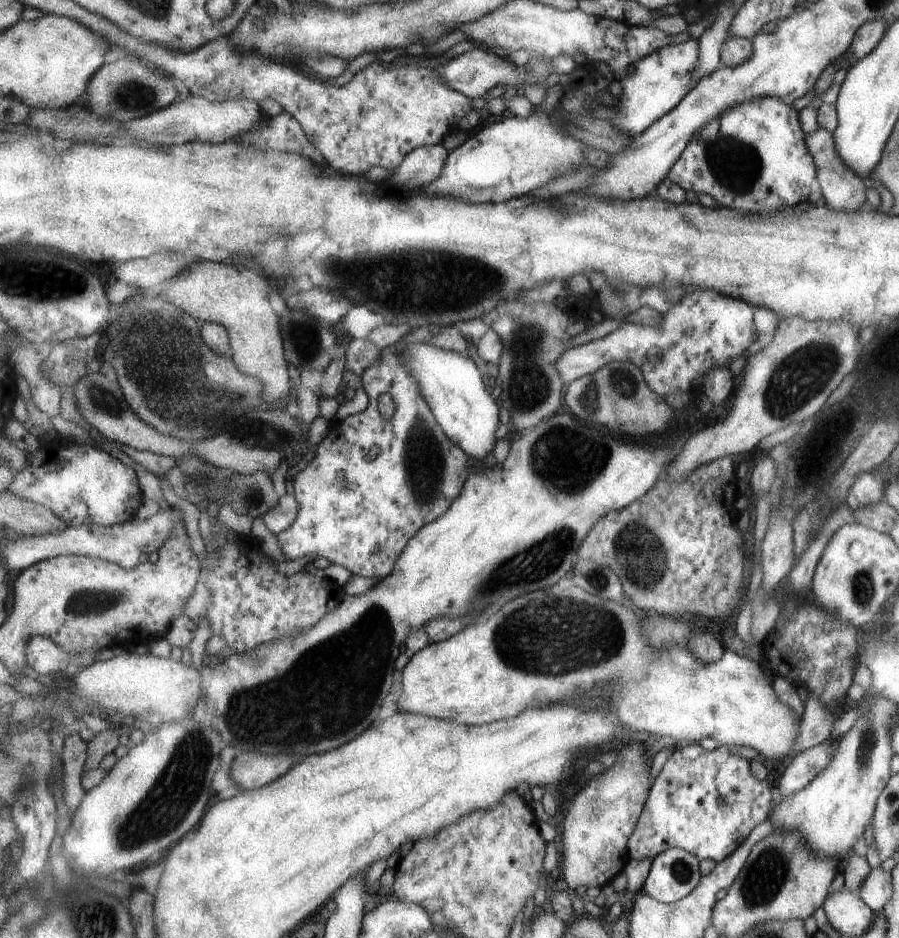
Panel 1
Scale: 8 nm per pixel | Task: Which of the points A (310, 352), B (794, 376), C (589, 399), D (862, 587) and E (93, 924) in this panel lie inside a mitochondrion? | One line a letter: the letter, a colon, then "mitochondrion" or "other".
A: mitochondrion
B: mitochondrion
C: mitochondrion
D: mitochondrion
E: mitochondrion

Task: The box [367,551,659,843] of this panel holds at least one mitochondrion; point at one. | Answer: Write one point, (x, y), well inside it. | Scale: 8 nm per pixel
(585, 634)

